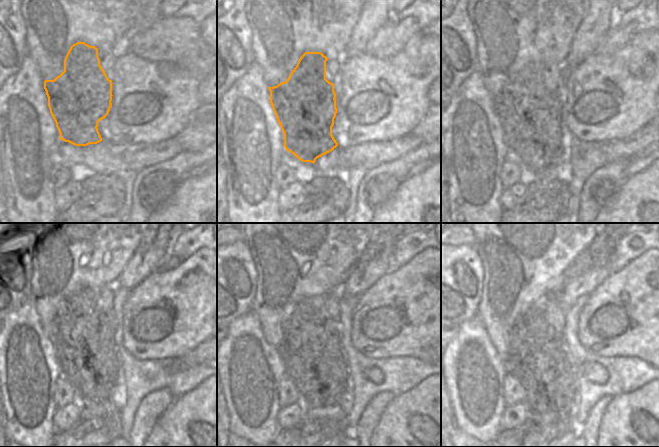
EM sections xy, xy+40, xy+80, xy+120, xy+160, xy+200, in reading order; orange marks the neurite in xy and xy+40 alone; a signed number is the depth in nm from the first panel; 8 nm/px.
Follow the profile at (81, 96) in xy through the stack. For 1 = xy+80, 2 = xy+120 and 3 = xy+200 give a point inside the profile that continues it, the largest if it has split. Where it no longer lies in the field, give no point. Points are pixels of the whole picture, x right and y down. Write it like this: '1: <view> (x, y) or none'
1: xy+80 (530, 114)
2: xy+120 (85, 345)
3: xy+200 (538, 356)

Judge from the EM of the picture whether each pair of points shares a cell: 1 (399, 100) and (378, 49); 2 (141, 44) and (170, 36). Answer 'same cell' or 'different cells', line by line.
1: different cells
2: same cell

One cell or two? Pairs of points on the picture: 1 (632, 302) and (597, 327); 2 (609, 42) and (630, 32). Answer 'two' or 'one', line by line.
1: one
2: one

